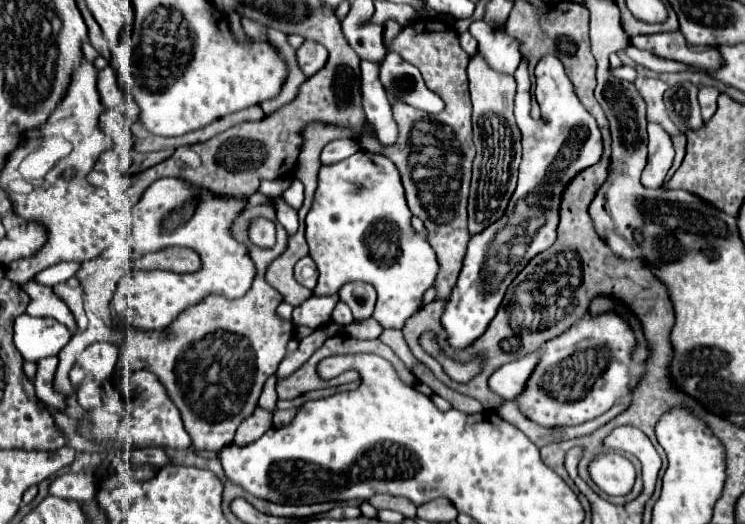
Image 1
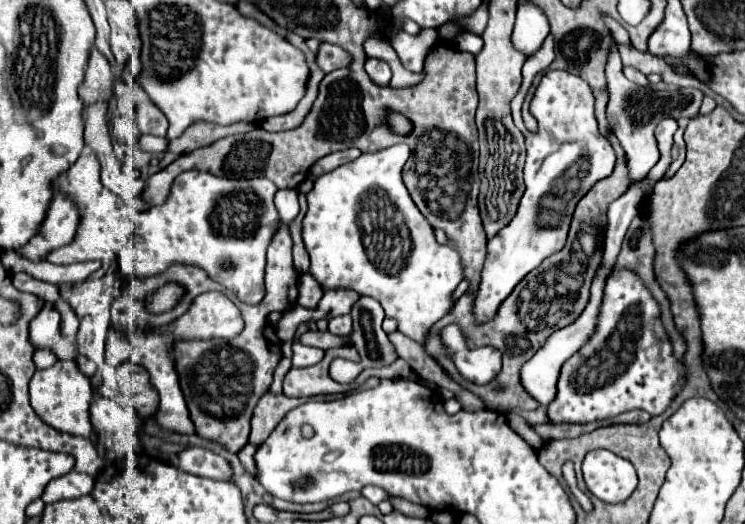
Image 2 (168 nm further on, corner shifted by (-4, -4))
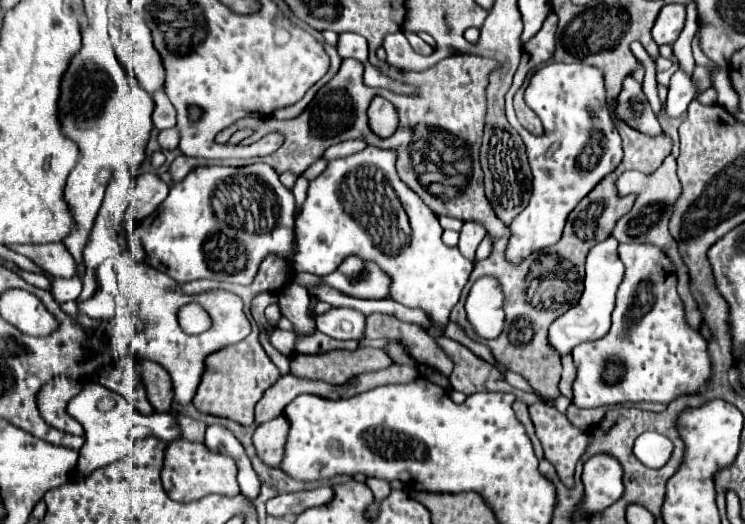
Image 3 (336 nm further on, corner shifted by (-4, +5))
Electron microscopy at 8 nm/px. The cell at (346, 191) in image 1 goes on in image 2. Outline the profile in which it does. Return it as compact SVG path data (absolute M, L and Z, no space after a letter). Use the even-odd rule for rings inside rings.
M406 143L378 153L362 153L356 161L336 167L314 181L308 197L308 213L302 219L302 239L310 255L308 273L324 287L354 287L360 295L372 295L380 301L386 317L398 321L398 329L410 339L424 343L430 327L454 307L454 291L464 279L460 255L450 245L440 245L432 225L412 203L402 183L402 167L410 155Z

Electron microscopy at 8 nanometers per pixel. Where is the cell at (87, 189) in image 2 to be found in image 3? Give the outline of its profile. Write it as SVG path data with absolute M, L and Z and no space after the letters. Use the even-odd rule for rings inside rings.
M62 242L54 244L12 244L10 246L14 252L24 254L32 262L36 262L42 270L52 272L54 276L74 276L76 274L76 264L74 258Z

